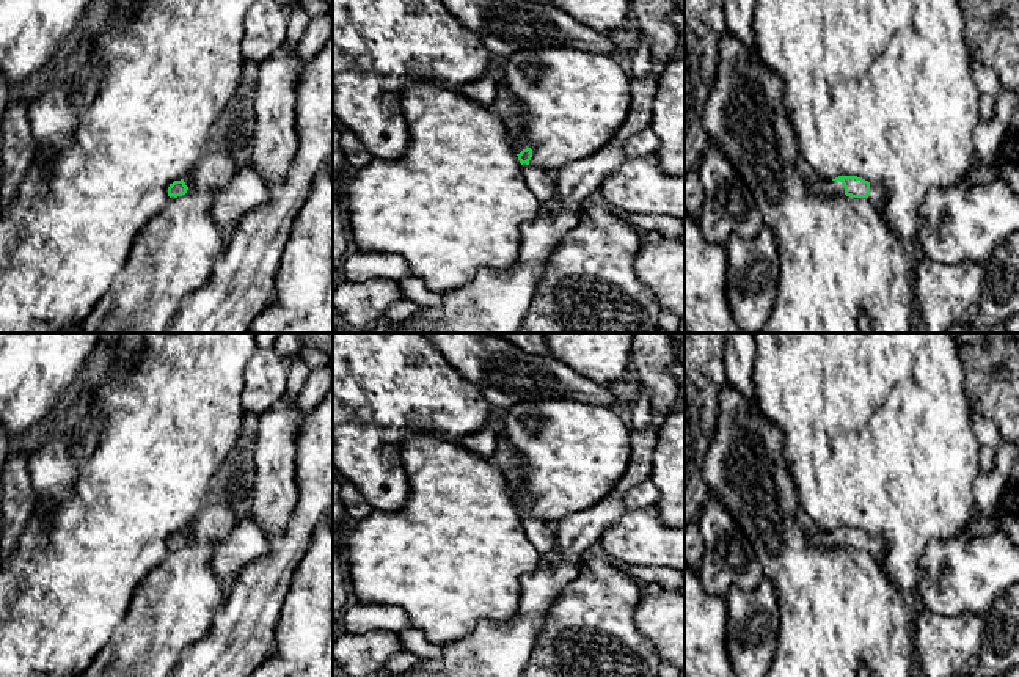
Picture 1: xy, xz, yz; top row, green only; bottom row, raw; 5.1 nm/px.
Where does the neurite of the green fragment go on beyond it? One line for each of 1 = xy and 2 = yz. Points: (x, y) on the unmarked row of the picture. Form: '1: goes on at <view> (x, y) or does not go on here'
1: does not go on here
2: goes on at yz (820, 539)

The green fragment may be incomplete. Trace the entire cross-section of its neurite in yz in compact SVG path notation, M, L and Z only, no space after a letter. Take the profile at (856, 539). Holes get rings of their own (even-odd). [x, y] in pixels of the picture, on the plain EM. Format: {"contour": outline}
{"contour": "M838 528L832 532L809 534L809 542L816 547L846 547L851 550L868 550L873 558L884 561L889 545L882 537L871 537L857 528Z"}

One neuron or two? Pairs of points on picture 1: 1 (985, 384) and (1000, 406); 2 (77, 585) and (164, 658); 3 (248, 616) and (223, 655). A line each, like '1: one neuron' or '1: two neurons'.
1: one neuron
2: two neurons
3: one neuron

